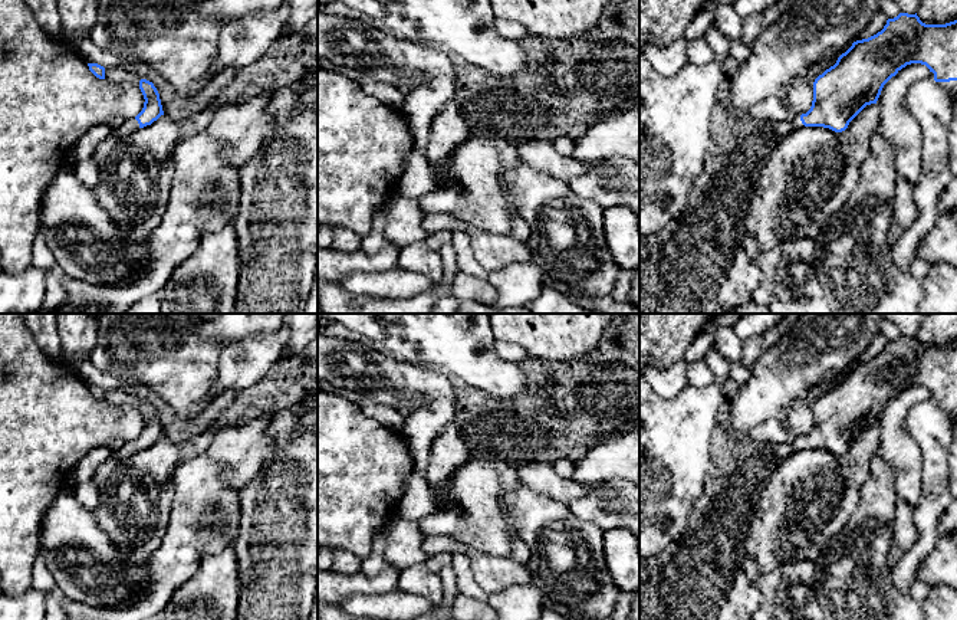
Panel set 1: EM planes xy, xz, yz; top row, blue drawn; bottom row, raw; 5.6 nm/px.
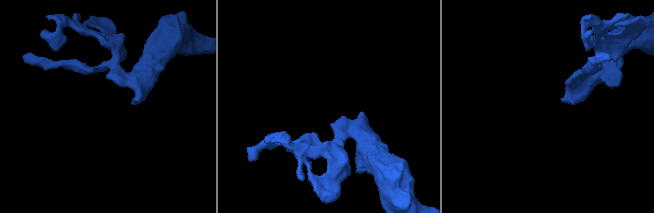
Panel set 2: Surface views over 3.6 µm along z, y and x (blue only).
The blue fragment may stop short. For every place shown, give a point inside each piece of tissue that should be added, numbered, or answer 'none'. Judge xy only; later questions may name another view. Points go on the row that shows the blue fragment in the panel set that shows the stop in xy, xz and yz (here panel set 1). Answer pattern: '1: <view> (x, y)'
1: xy (131, 125)

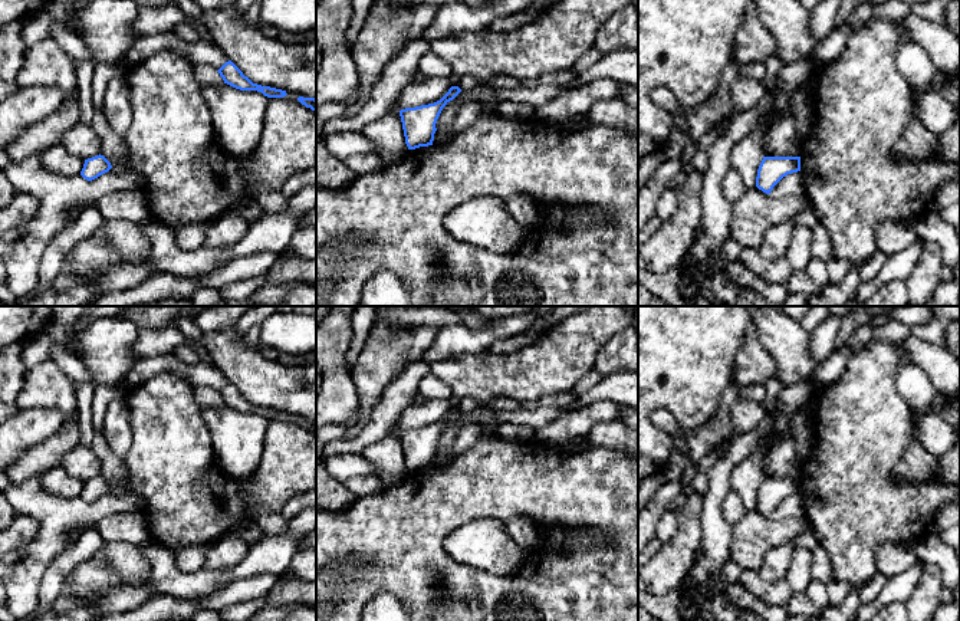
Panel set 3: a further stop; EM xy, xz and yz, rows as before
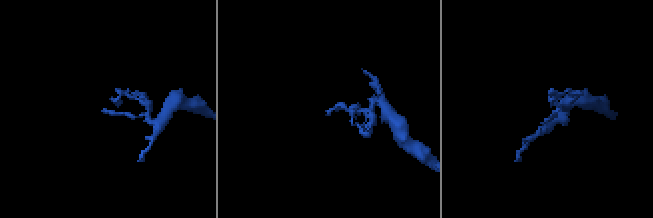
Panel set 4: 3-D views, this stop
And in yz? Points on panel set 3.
none

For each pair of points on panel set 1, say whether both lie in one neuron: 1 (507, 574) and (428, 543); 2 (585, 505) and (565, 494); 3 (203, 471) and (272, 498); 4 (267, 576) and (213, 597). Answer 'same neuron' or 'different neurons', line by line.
1: same neuron
2: different neurons
3: different neurons
4: different neurons

